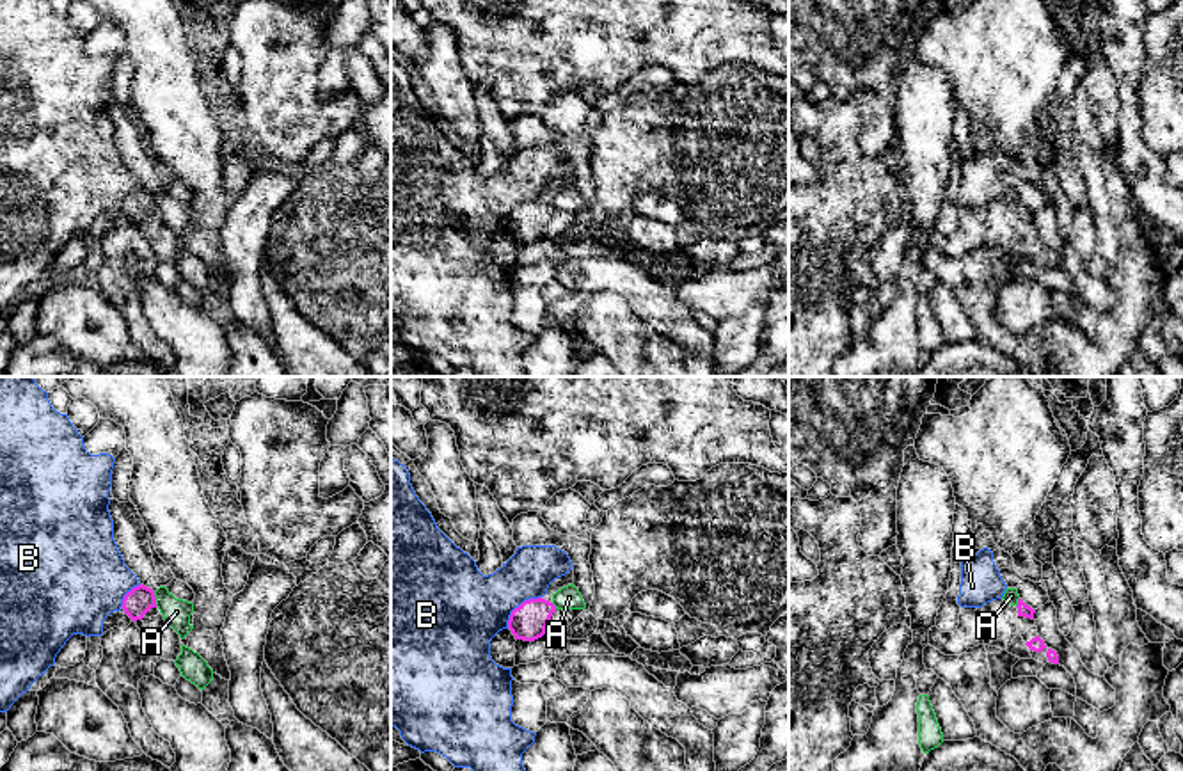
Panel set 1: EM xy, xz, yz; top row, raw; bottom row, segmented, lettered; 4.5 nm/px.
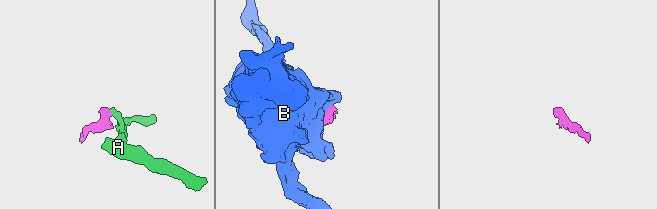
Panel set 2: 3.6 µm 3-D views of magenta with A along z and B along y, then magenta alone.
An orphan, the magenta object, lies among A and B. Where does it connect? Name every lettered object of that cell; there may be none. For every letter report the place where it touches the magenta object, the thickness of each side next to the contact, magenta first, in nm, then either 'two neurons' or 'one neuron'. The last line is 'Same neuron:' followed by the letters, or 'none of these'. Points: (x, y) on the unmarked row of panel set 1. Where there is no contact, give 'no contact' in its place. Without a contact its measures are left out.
A: meets magenta in xy at (155, 201); 120 nm thick on the magenta side, 130 nm on the other; two neurons
B: meets magenta in xz at (519, 208); 170 nm thick on the magenta side, 360 nm on the other; two neurons
Same neuron: none of these

